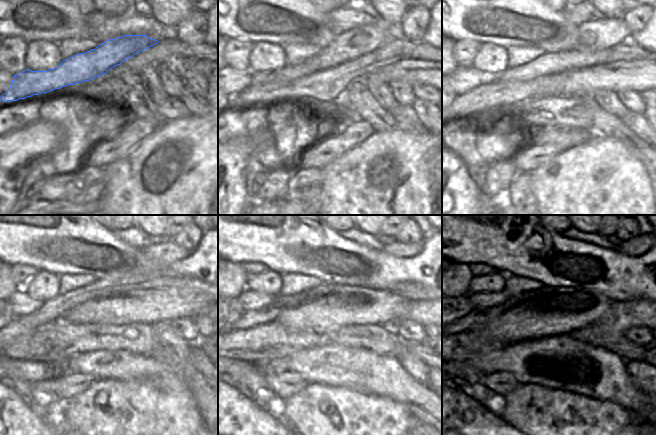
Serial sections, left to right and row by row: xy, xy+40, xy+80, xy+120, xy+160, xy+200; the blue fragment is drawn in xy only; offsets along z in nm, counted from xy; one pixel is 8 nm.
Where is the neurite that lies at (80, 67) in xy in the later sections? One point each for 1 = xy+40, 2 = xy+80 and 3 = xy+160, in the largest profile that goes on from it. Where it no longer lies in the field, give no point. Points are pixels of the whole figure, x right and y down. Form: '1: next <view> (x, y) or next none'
1: next xy+40 (354, 43)
2: next xy+80 (592, 37)
3: next xy+160 (396, 249)

